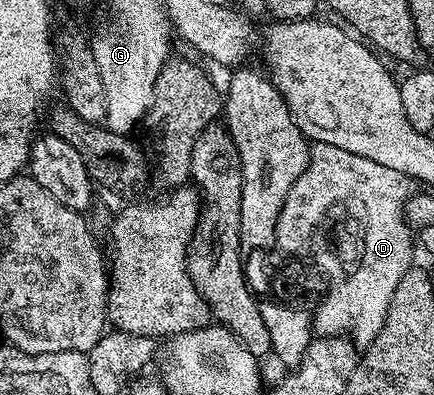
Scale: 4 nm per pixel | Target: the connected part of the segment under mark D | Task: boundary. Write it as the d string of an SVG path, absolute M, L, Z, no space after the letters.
M311 144L306 169L298 181L294 181L282 205L274 243L284 251L309 251L313 265L328 278L324 300L314 307L314 331L317 336L349 337L357 345L367 345L378 337L390 309L390 297L394 297L394 289L398 289L398 281L402 281L402 277L414 266L414 231L404 219L404 203L413 193L413 180L398 173L398 169L386 169L386 165L370 161L370 157L358 157L334 145Z

